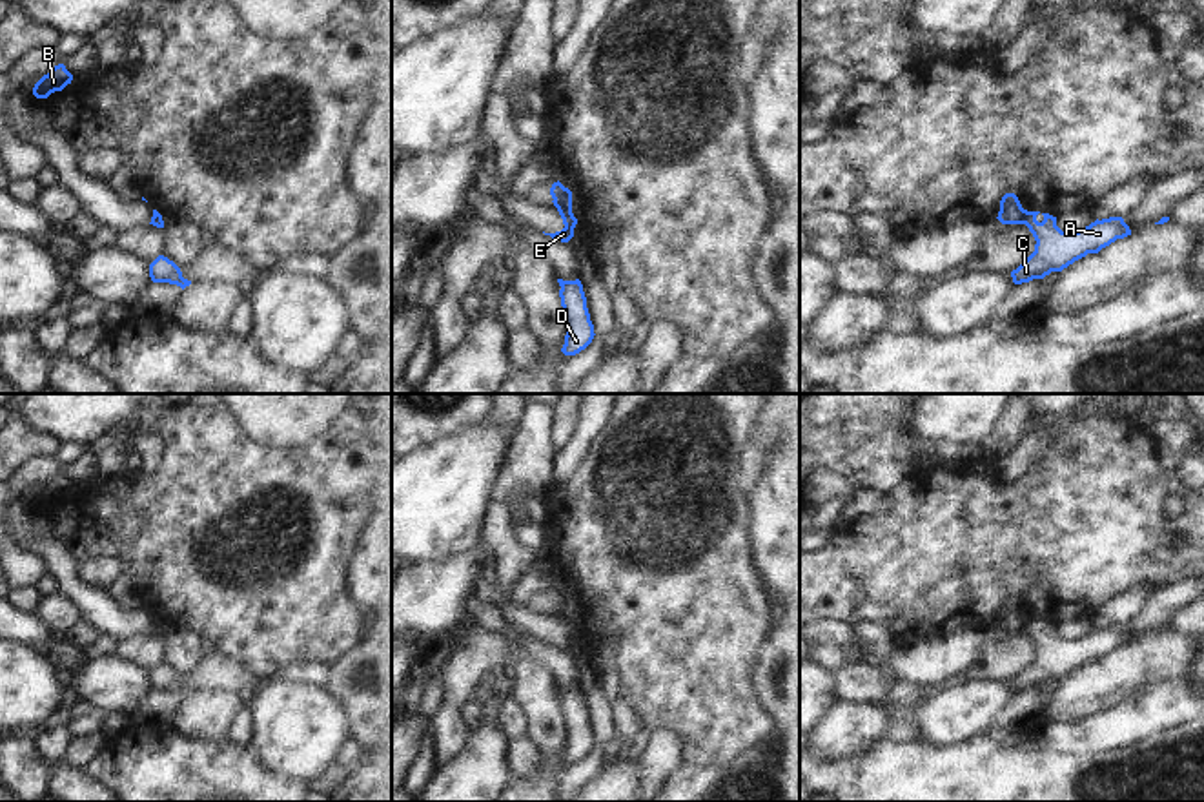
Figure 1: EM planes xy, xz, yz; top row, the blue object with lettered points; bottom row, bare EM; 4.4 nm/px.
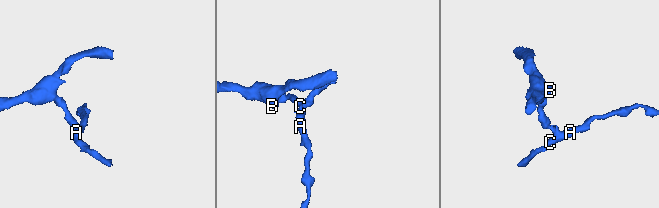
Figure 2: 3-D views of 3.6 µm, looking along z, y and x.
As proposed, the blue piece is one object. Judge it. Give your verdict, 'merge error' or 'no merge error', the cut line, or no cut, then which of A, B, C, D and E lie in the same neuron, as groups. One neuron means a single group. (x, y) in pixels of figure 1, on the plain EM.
merge error; cut xz (558, 616), (571, 620); groups A C D E / B

